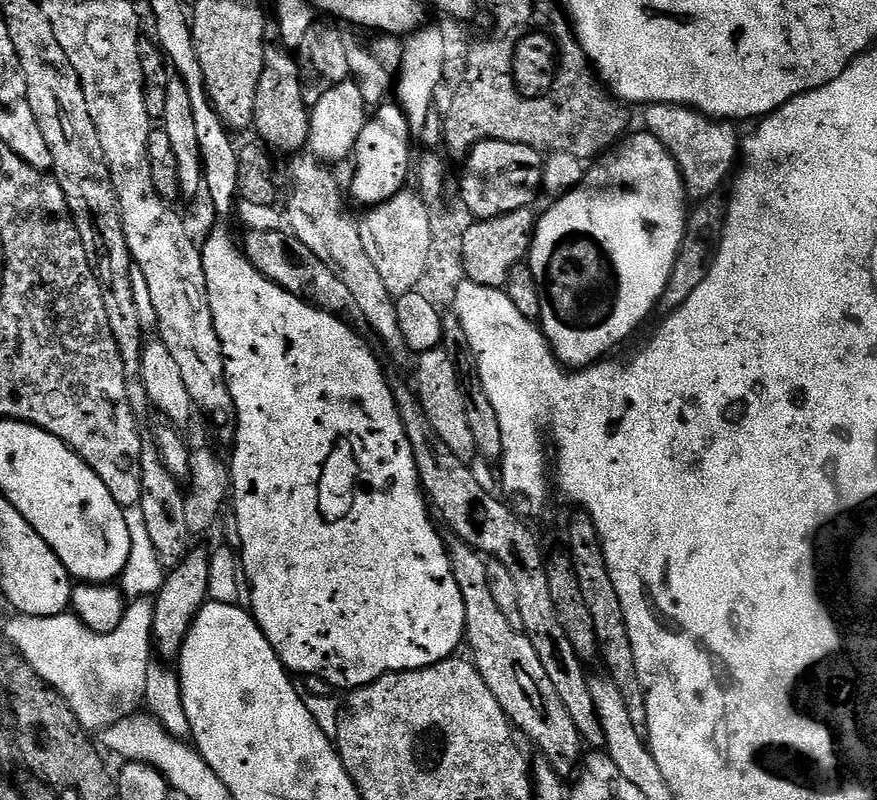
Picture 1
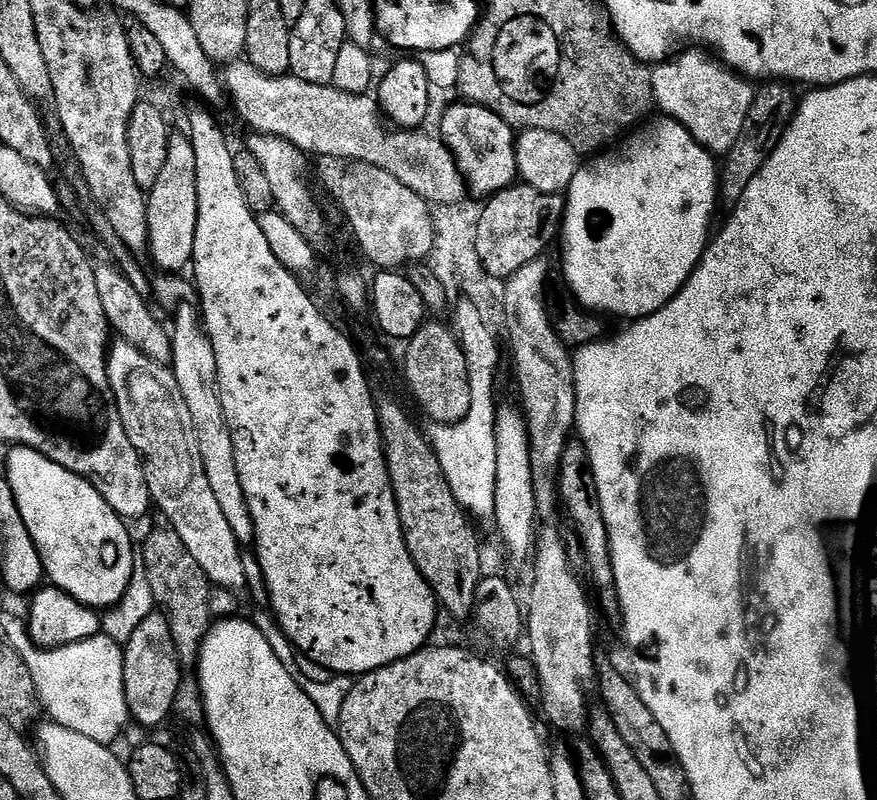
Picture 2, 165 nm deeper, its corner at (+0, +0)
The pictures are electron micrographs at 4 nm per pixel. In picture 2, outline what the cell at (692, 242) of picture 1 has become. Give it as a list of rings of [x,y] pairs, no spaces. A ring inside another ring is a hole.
[[[764,82],[756,88],[756,97],[754,102],[750,102],[750,114],[746,114],[742,134],[730,151],[723,153],[722,163],[718,168],[718,200],[721,205],[735,206],[740,201],[746,186],[764,164],[765,155],[784,137],[784,130],[798,103],[798,96],[792,91],[793,85],[788,82]]]

